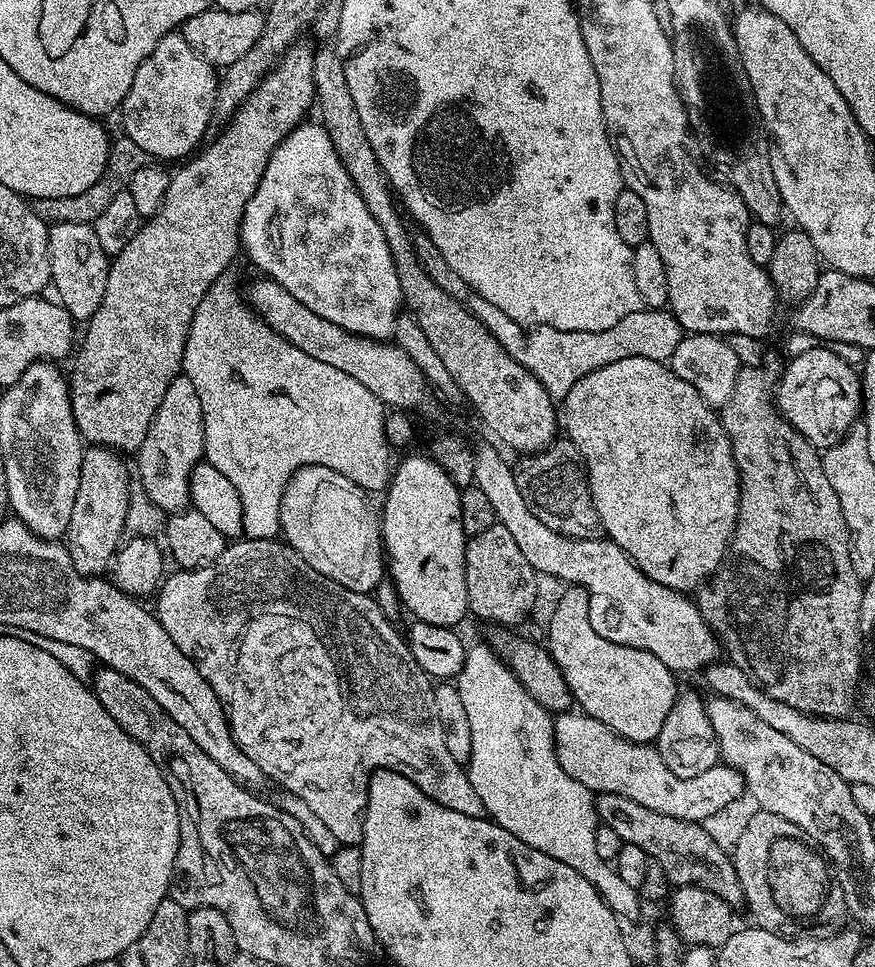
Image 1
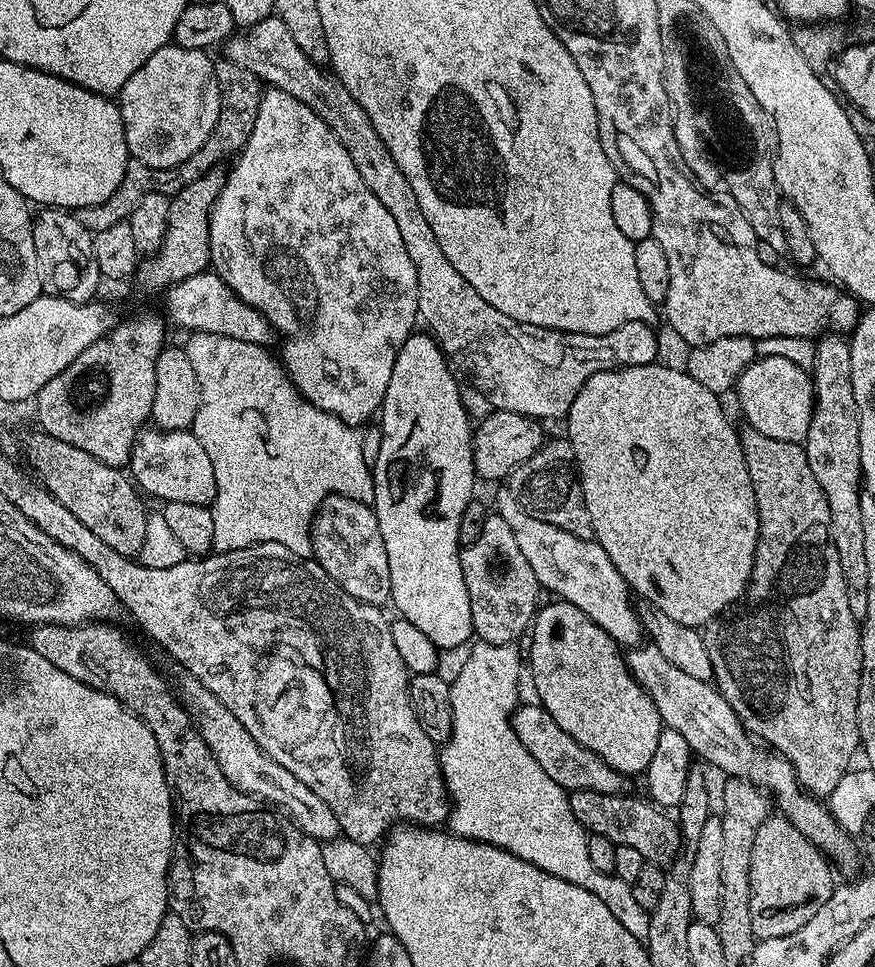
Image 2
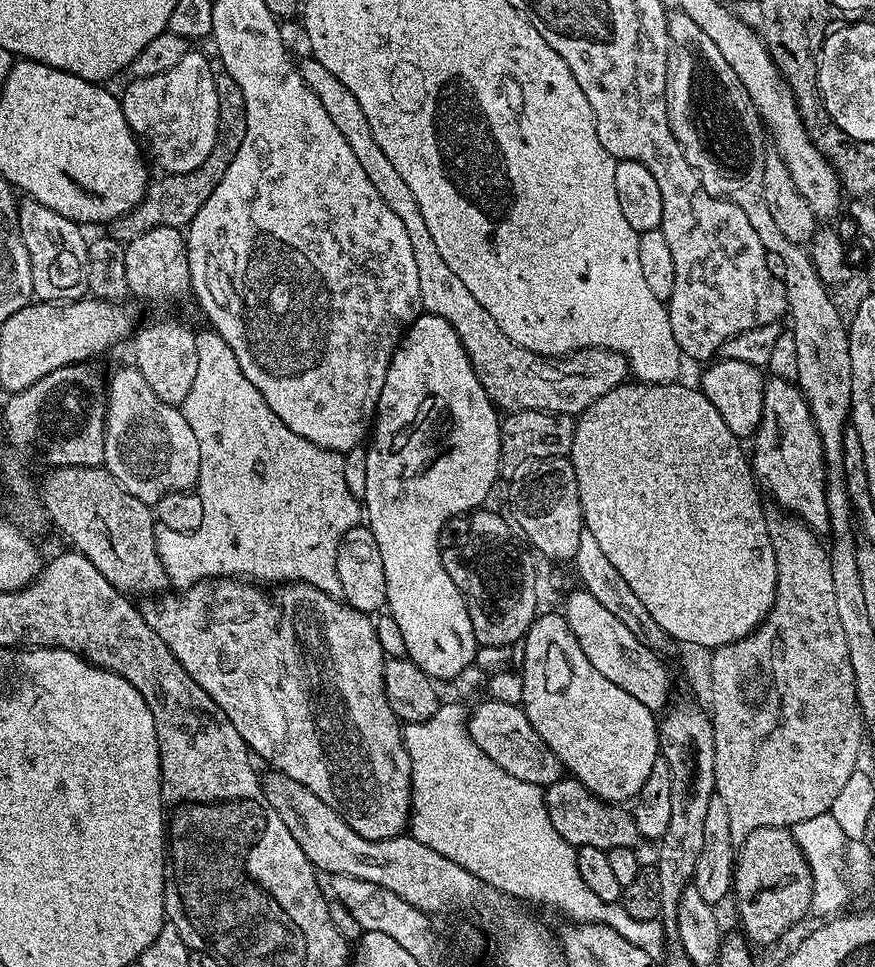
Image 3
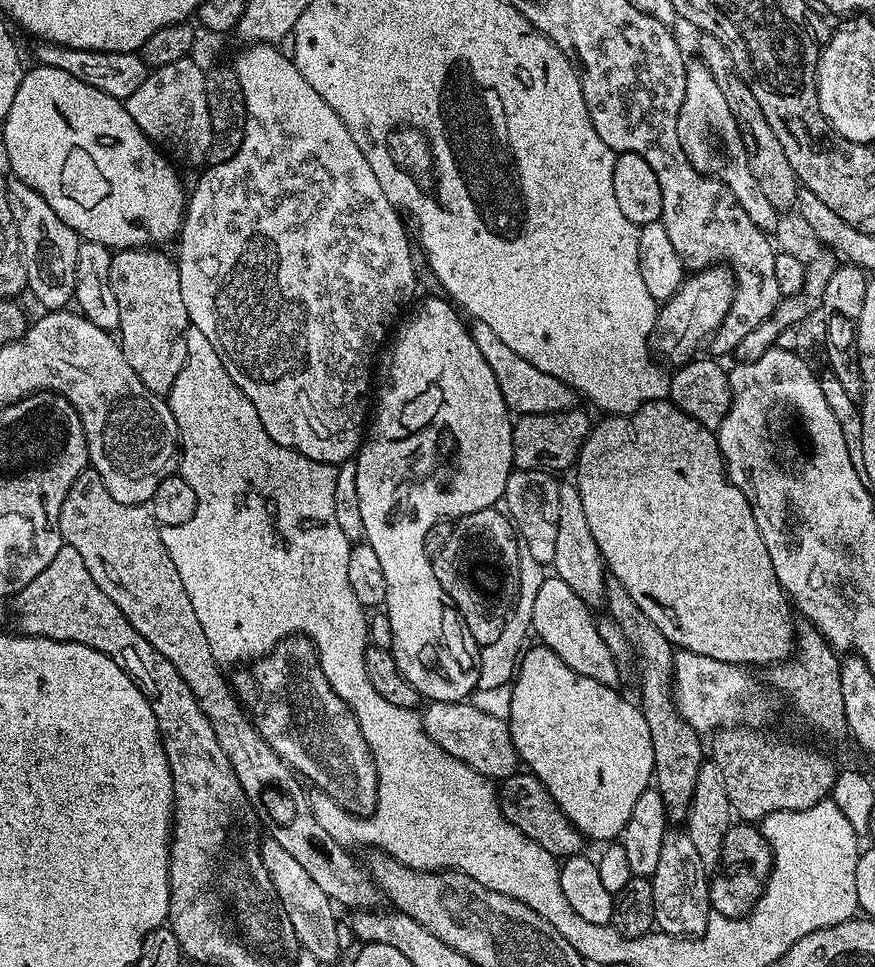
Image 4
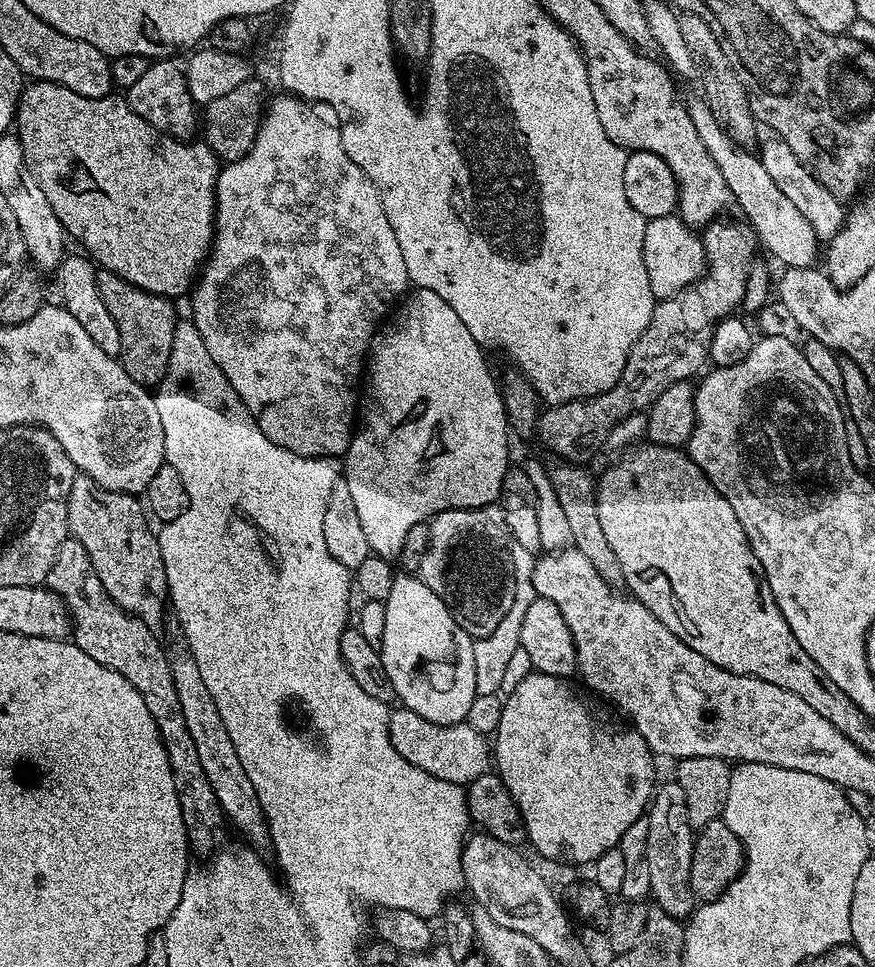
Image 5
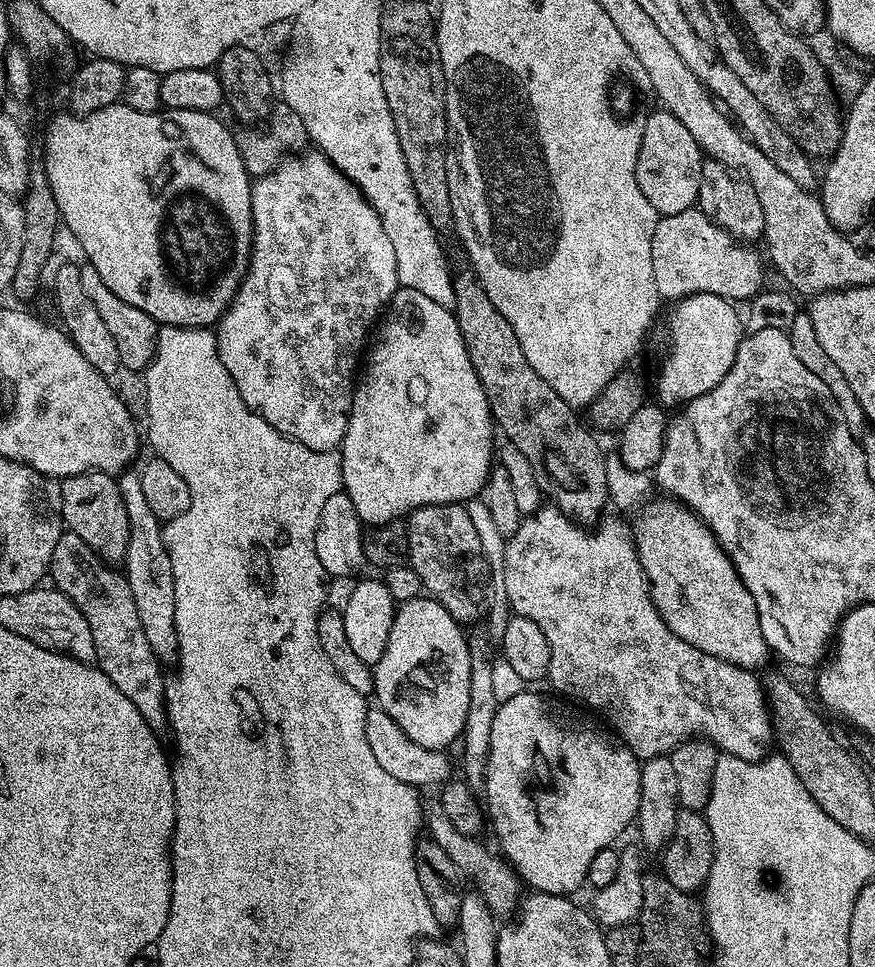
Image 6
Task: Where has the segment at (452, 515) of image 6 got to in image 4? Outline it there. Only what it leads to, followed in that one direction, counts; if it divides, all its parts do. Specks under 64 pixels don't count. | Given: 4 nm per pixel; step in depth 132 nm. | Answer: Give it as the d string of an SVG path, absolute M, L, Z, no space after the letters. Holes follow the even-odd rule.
M499 507L471 512L452 525L450 542L432 557L434 578L460 611L464 629L478 646L495 642L520 593L520 550L511 520Z

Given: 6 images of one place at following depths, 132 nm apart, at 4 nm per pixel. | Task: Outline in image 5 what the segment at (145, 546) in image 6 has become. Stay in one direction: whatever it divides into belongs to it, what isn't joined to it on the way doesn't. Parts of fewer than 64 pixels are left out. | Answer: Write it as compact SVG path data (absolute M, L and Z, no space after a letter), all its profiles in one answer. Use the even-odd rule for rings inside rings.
M187 647L167 649L170 662L170 674L174 674L174 688L178 690L178 704L182 706L182 718L186 718L186 730L190 730L190 738L198 750L198 759L202 761L202 771L206 774L206 782L220 803L220 811L224 813L227 823L233 824L253 849L267 849L270 844L268 835L268 819L264 817L262 806L258 802L258 794L254 794L254 786L238 759L238 750L234 750L234 742L230 742L230 734L222 723L222 714L218 714L218 706L214 698L210 698L210 690L206 690L206 682L202 682L202 673L198 670L198 662L188 653Z

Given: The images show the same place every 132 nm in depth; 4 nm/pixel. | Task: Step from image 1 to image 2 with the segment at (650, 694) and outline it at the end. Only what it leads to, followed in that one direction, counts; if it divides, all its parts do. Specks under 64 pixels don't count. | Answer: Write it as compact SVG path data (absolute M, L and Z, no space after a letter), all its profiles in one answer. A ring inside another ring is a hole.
M556 598L539 609L536 619L532 621L530 637L532 649L526 656L532 659L532 684L536 687L535 699L540 707L545 708L586 750L603 758L614 770L618 770L626 778L647 773L650 758L654 758L654 749L658 747L658 734L661 730L660 715L644 687L640 685L628 670L625 657L615 640L589 616L582 614L578 606Z

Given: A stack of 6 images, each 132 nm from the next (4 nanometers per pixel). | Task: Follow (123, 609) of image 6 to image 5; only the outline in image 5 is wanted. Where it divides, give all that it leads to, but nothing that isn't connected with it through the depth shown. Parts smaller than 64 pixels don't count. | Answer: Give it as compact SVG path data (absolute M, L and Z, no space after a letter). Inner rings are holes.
M69 538L58 546L46 586L62 597L68 608L70 636L74 643L86 650L94 662L102 662L102 666L125 676L134 690L142 694L142 702L146 702L146 710L150 710L150 718L154 718L158 726L162 746L166 746L170 770L174 774L174 790L178 790L178 806L182 806L182 822L188 831L188 843L195 851L197 848L200 852L211 853L217 847L216 839L220 836L220 827L225 827L226 817L220 811L220 803L216 801L210 782L206 782L190 730L186 730L186 718L182 718L182 706L178 704L178 690L174 688L174 674L170 674L165 645L160 645L153 629L122 610L122 606L106 594L106 586L102 586L102 578L98 578L82 542Z

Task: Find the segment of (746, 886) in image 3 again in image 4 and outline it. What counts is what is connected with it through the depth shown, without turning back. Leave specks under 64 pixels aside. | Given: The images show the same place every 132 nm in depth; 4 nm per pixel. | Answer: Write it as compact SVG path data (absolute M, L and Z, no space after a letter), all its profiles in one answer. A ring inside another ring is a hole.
M755 823L731 824L722 838L722 854L718 871L711 877L708 885L712 912L718 916L747 917L762 895L764 881L772 872L772 862L772 848Z

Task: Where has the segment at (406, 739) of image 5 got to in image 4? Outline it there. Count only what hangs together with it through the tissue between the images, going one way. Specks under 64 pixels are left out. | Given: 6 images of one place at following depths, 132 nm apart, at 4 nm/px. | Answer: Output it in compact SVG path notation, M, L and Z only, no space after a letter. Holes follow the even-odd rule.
M431 701L428 709L422 712L424 733L446 754L466 762L483 776L496 782L503 782L507 776L515 776L518 771L516 747L512 745L507 719L495 716L492 712L483 712L475 708L472 702L447 704L446 702Z

